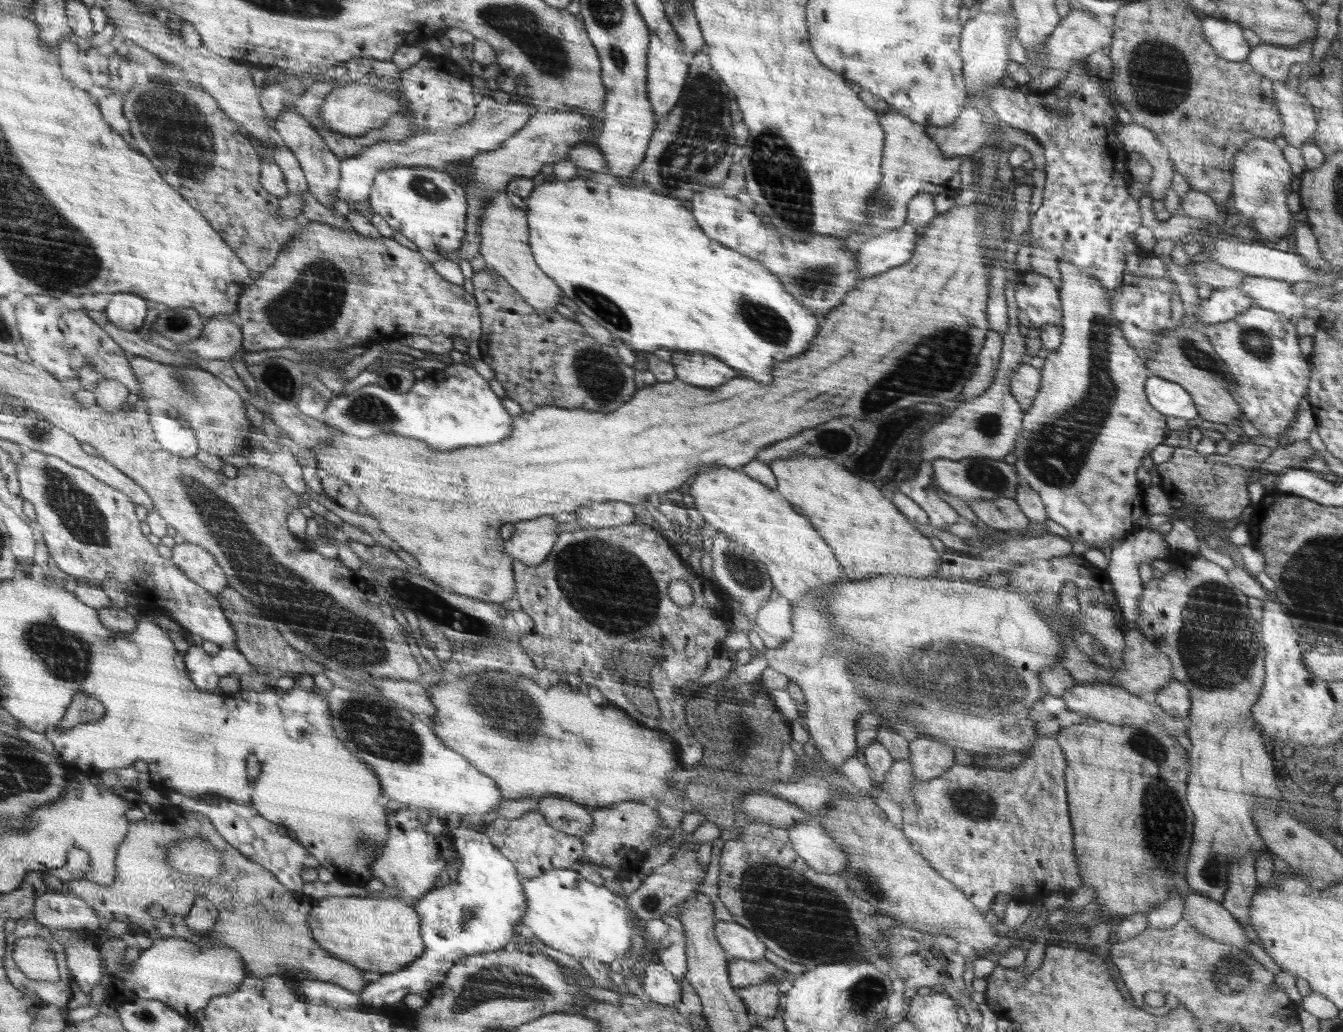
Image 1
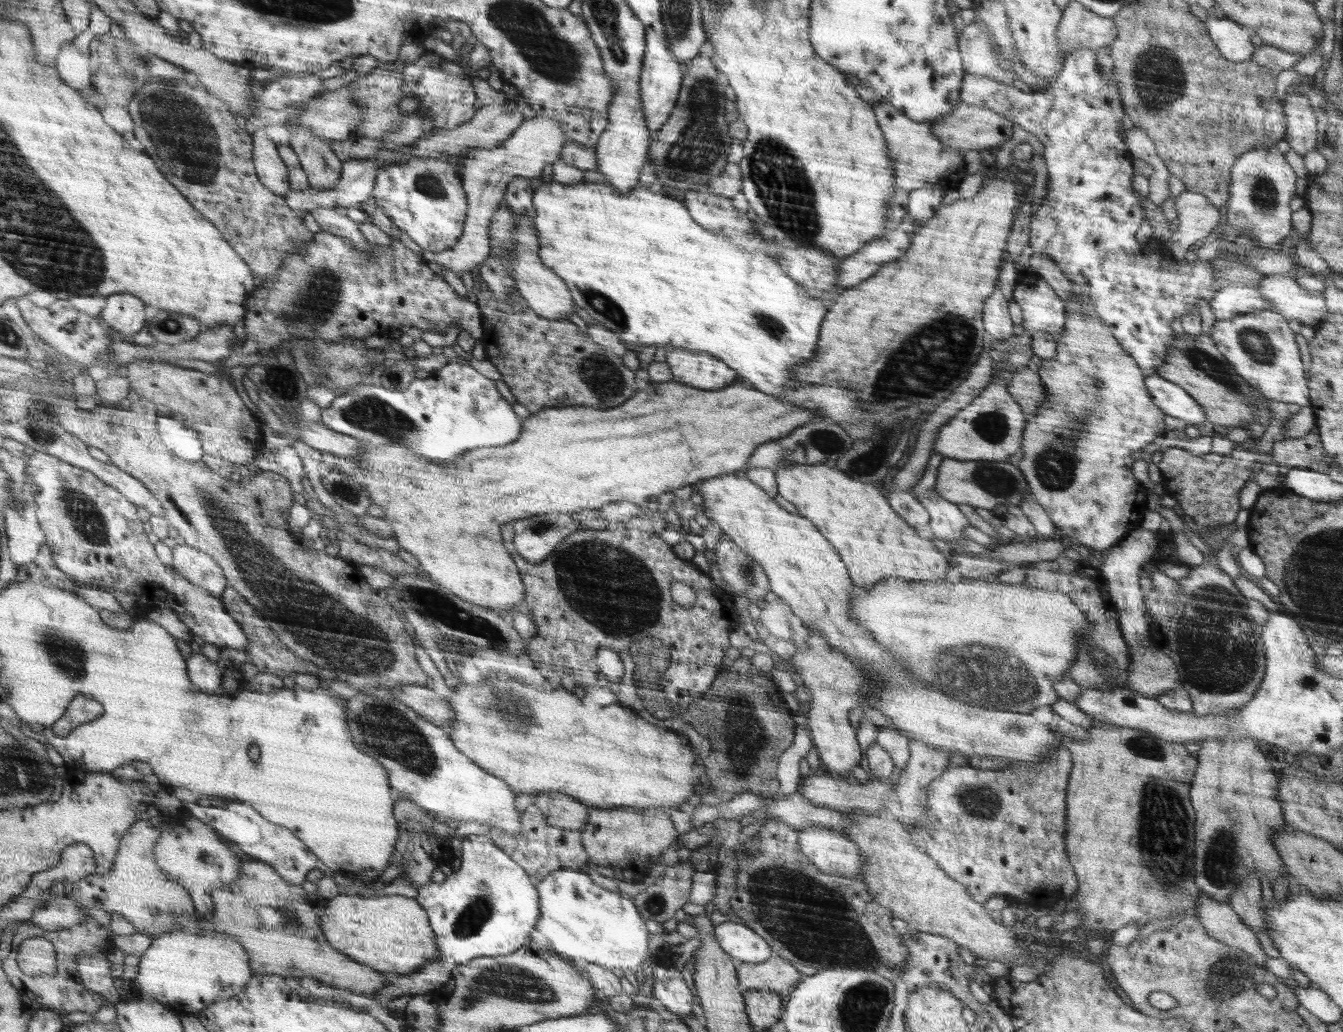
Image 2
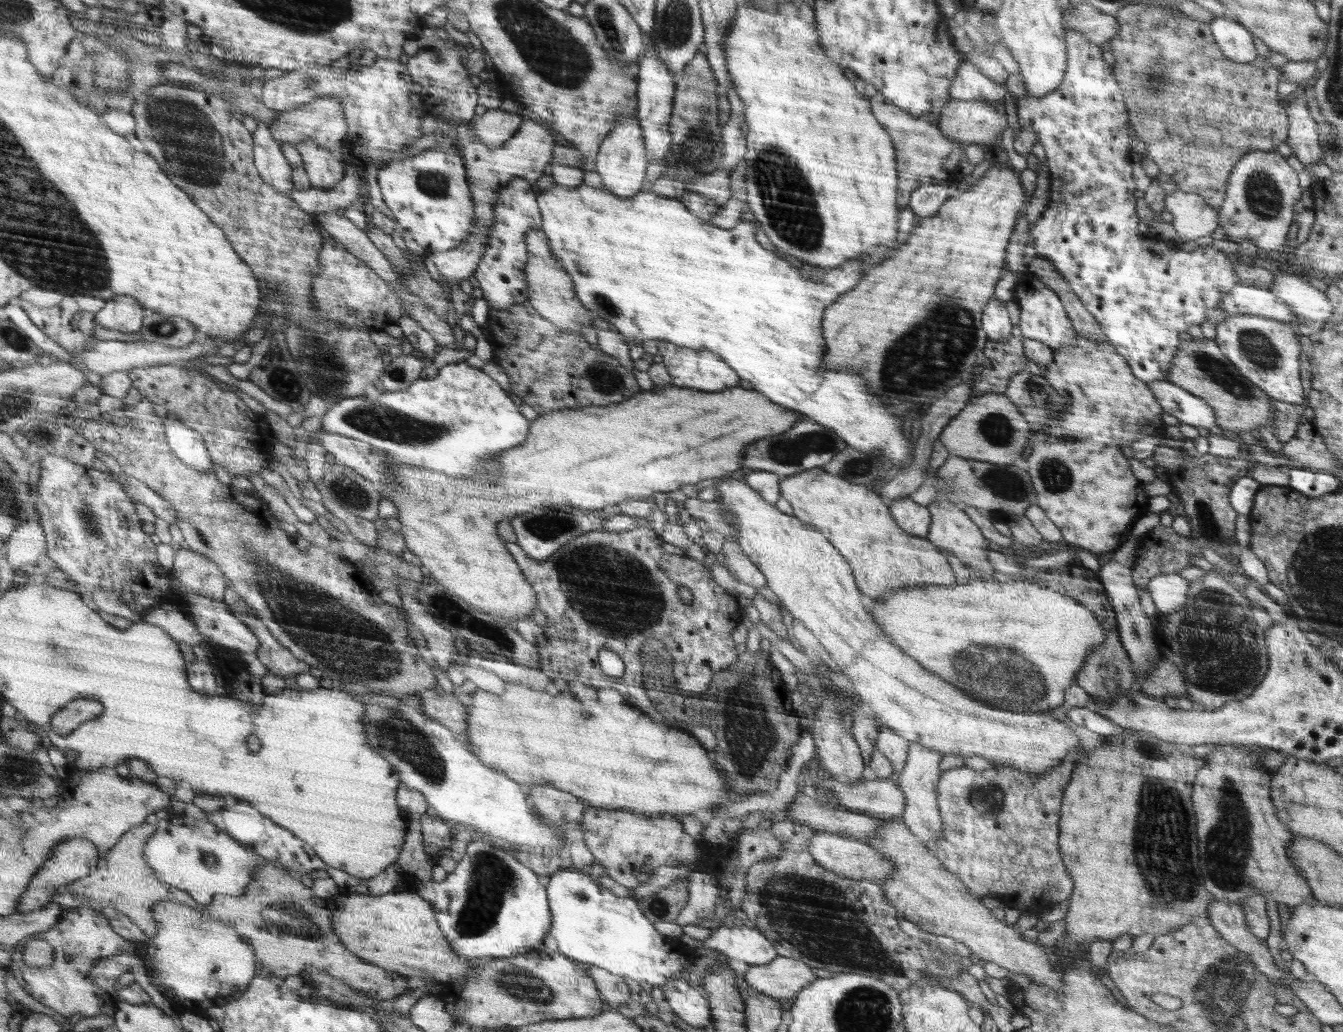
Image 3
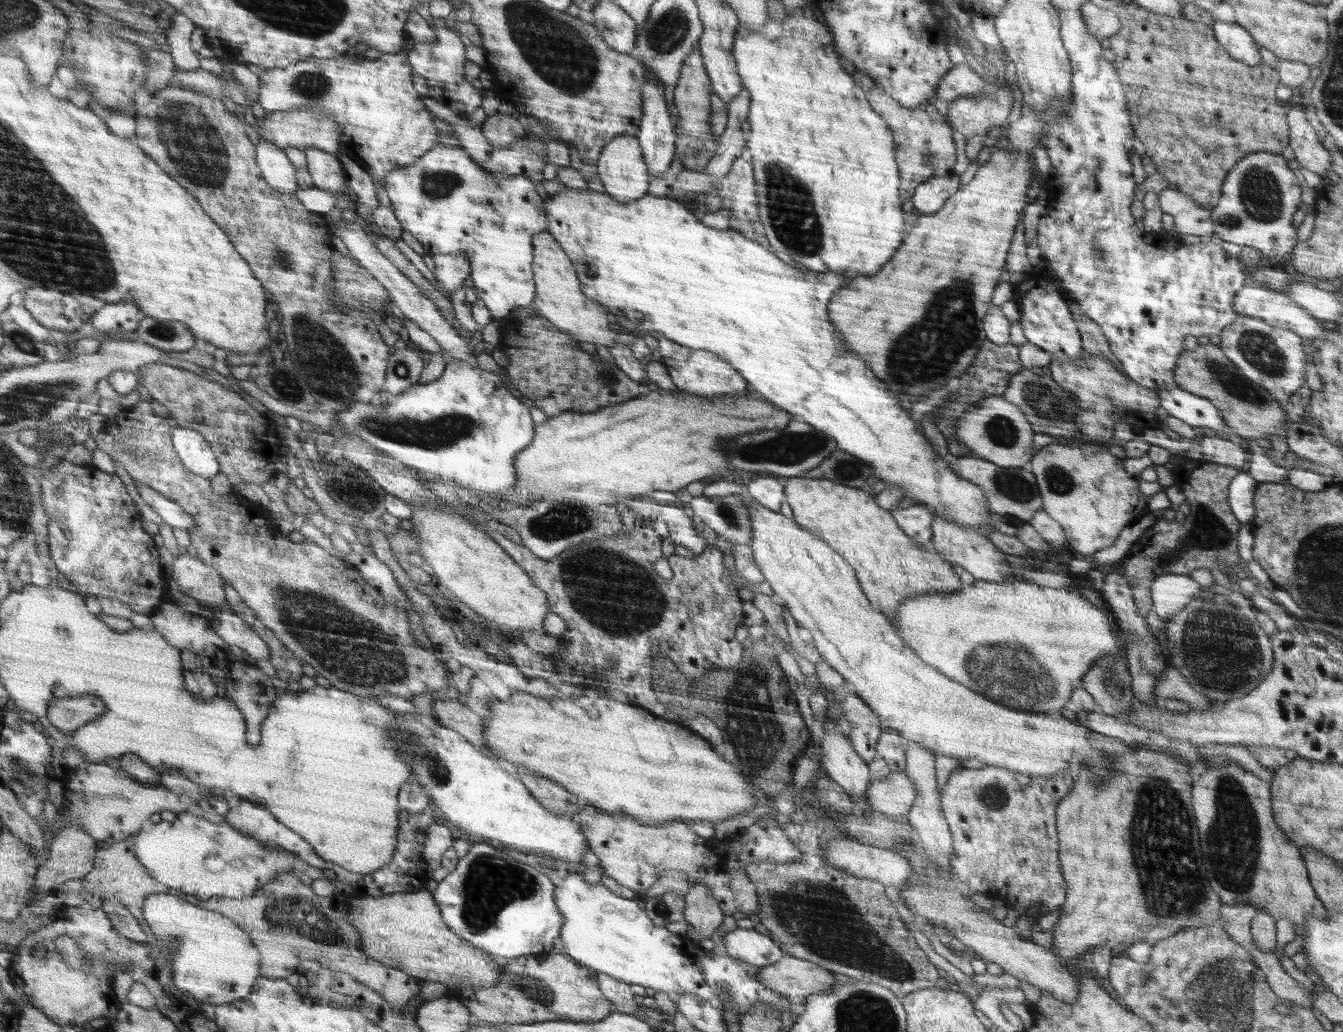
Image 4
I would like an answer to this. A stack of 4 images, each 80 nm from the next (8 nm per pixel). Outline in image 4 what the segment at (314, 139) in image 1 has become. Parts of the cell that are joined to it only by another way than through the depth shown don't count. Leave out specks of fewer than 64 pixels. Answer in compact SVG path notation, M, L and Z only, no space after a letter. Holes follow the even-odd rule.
M314 147L302 149L307 160L308 173L312 178L313 187L338 196L344 194L344 186L347 183L344 167L340 166L338 158L332 153Z

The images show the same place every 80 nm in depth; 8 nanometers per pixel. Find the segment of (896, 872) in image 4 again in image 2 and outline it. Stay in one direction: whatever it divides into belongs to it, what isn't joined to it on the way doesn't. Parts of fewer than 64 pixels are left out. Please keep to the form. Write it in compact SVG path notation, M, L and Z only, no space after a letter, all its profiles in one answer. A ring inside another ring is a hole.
M826 827L801 829L800 845L810 862L828 874L854 878L865 865L857 844Z

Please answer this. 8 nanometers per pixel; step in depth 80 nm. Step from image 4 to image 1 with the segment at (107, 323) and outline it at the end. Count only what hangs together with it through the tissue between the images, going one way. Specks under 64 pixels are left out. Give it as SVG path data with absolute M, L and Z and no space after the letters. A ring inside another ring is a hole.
M116 293L106 312L113 324L139 331L150 314L150 308L147 297L134 293Z

